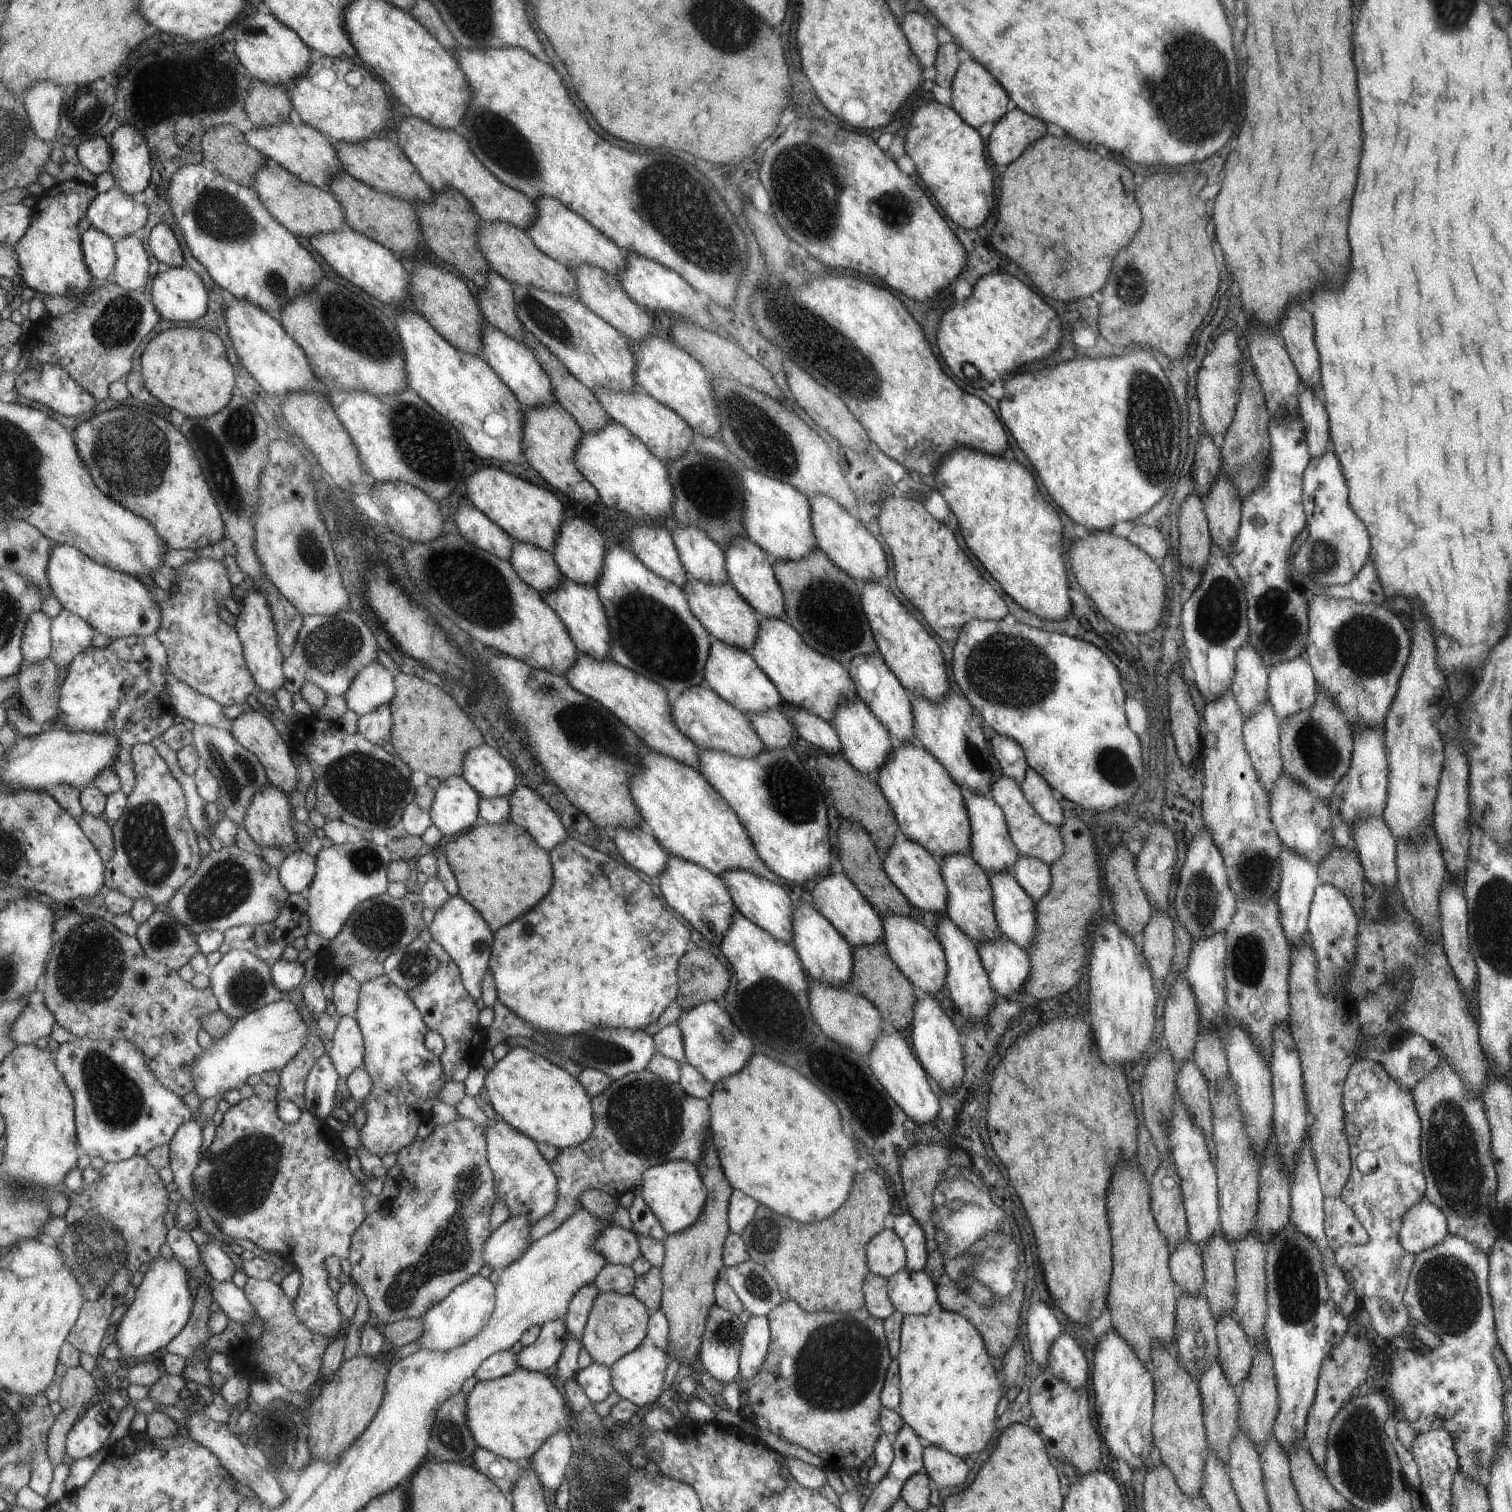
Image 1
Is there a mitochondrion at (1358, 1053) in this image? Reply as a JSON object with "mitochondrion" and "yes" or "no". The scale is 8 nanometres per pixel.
{"mitochondrion":"no"}

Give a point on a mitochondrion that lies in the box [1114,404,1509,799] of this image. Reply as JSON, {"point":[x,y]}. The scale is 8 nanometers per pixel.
{"point":[1367,644]}

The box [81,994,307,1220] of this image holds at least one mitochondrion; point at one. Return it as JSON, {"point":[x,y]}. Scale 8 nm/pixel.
{"point":[242,1175]}

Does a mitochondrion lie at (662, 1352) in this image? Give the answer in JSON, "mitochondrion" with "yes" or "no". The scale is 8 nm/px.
{"mitochondrion":"no"}

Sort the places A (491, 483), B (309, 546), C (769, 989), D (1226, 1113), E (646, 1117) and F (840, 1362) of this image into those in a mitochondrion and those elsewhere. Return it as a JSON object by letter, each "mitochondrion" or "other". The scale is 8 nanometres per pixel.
{"A":"other","B":"mitochondrion","C":"mitochondrion","D":"mitochondrion","E":"mitochondrion","F":"mitochondrion"}

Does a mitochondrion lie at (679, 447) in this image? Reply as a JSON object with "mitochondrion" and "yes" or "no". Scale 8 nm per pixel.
{"mitochondrion":"no"}

